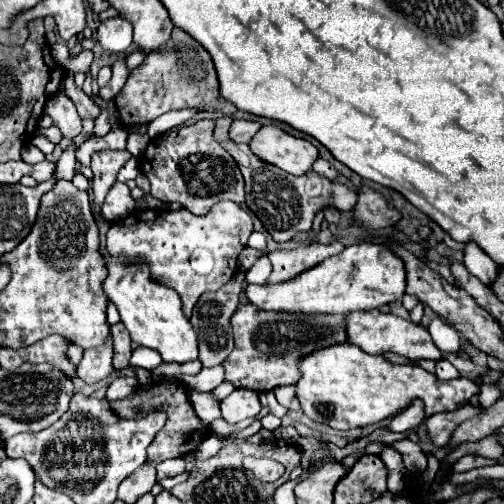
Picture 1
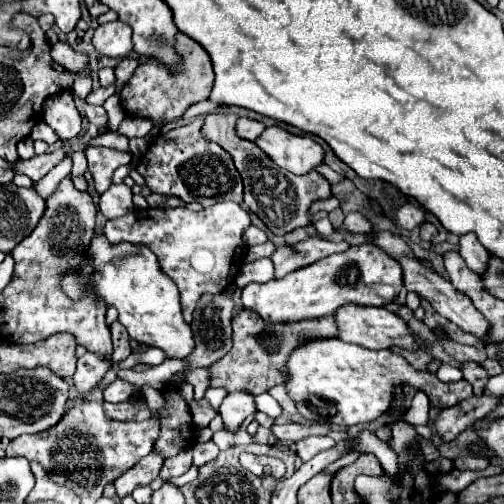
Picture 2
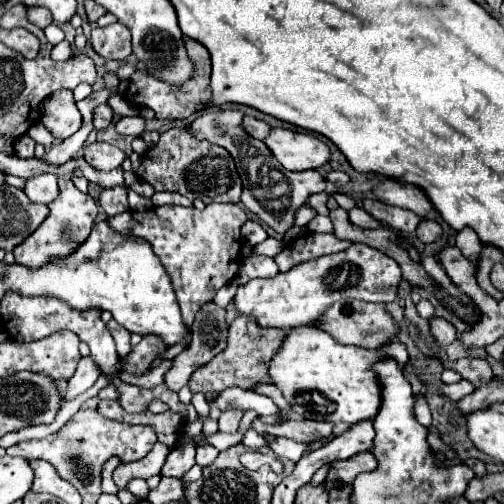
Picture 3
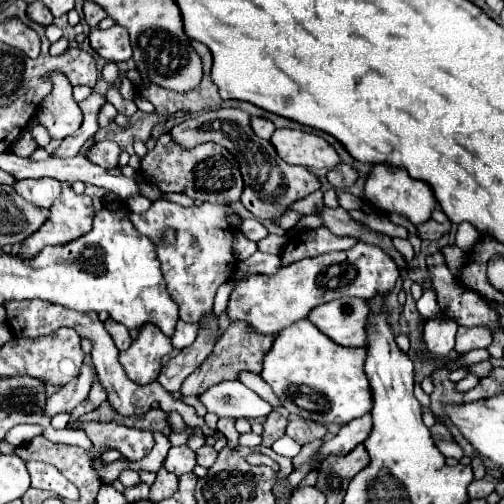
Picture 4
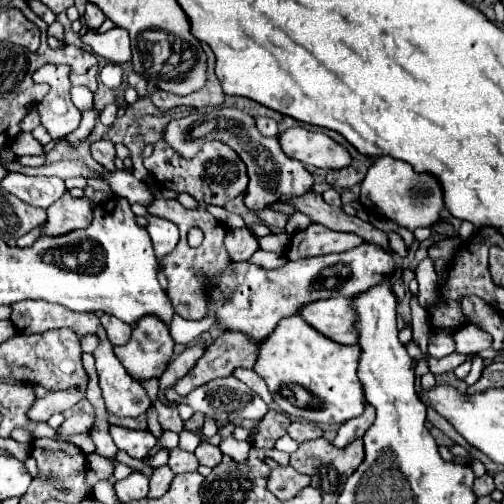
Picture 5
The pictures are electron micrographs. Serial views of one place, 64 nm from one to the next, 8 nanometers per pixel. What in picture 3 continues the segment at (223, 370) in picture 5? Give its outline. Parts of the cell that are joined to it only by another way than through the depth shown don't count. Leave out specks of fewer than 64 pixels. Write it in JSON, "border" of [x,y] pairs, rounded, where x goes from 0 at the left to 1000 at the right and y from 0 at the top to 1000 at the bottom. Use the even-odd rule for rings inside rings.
{"border":[[[468,627],[468,635],[452,651],[452,683],[440,702],[429,702],[413,722],[397,726],[373,758],[381,782],[401,778],[413,782],[421,774],[444,774],[452,766],[500,770],[512,758],[536,758],[532,750],[532,718],[544,698],[556,690],[567,659],[552,651],[516,651],[496,627]]]}

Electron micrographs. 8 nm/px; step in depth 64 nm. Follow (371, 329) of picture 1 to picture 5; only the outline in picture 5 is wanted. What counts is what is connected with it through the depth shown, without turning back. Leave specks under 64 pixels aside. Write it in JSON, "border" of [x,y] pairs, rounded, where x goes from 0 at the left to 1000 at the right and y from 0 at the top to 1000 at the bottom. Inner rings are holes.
{"border":[[[651,591],[603,603],[591,619],[623,655],[675,683],[706,683],[698,611],[690,591]]]}

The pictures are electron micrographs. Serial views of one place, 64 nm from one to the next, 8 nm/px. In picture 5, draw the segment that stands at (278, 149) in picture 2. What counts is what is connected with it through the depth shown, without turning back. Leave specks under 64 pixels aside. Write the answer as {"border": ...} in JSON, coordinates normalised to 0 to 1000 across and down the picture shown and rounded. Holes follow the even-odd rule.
{"border":[[[575,254],[556,266],[556,286],[571,310],[595,317],[599,325],[619,325],[627,333],[675,337],[698,325],[694,302],[643,262]]]}

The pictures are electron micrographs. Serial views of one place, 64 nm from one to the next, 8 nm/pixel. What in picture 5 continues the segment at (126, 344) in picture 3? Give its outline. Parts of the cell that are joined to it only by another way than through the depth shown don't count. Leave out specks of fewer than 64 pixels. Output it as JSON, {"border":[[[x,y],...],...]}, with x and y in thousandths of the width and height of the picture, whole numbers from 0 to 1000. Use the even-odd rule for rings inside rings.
{"border":[[[202,623],[198,627],[198,639],[214,663],[214,675],[222,683],[250,683],[258,663],[262,663],[262,647],[258,643],[246,643],[238,631],[222,627],[222,623]]]}

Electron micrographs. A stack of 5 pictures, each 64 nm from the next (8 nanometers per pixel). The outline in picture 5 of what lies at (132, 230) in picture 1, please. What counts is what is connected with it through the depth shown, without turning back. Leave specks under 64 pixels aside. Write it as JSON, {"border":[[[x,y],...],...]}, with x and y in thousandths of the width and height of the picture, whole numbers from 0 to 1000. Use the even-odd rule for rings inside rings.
{"border":[[[325,393],[310,397],[310,405],[302,405],[302,413],[294,413],[294,421],[306,429],[317,429],[317,433],[329,433],[357,452],[357,480],[349,484],[345,500],[325,512],[325,544],[333,552],[333,587],[337,587],[337,599],[345,603],[345,615],[361,631],[373,631],[373,635],[405,631],[409,627],[409,591],[405,591],[405,567],[409,563],[393,560],[385,552],[385,544],[409,540],[413,548],[429,548],[429,540],[440,540],[440,532],[452,528],[456,508],[452,508],[444,480],[440,480],[448,452],[433,448],[433,437],[421,425],[413,425],[405,413],[373,417],[353,397],[325,397]],[[381,448],[393,448],[405,460],[405,480],[393,492],[377,492],[369,480],[369,464]]]}

